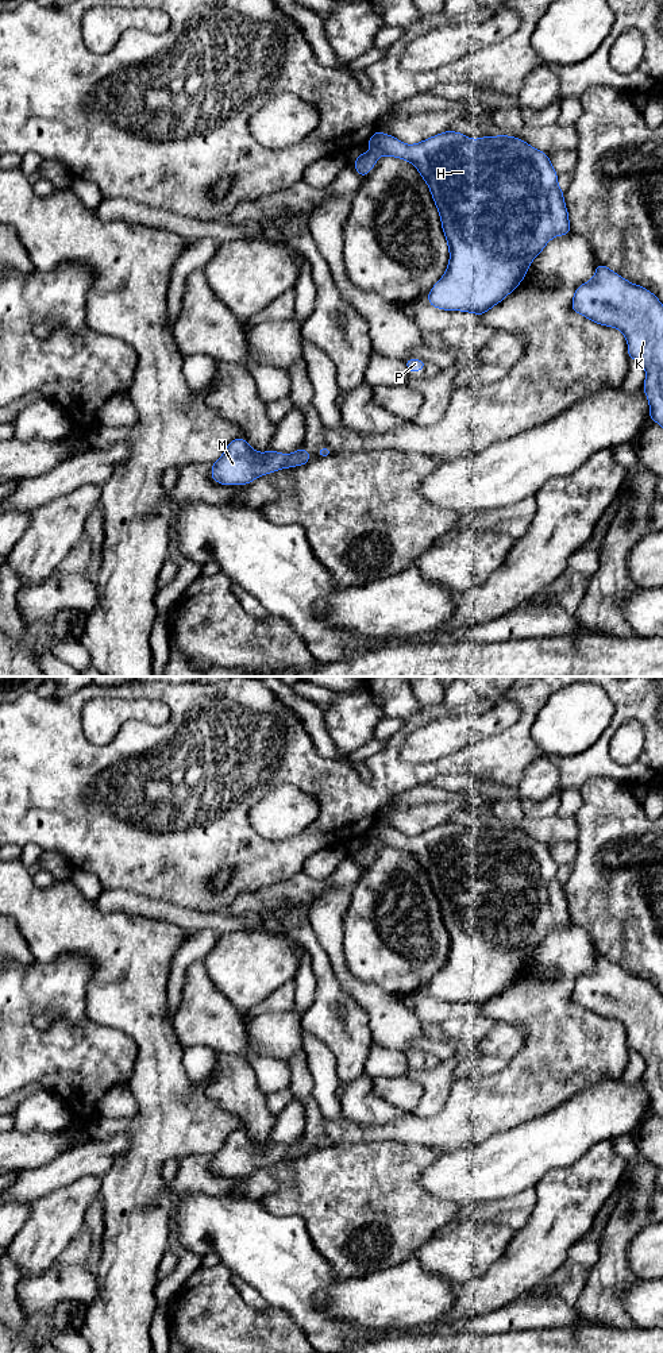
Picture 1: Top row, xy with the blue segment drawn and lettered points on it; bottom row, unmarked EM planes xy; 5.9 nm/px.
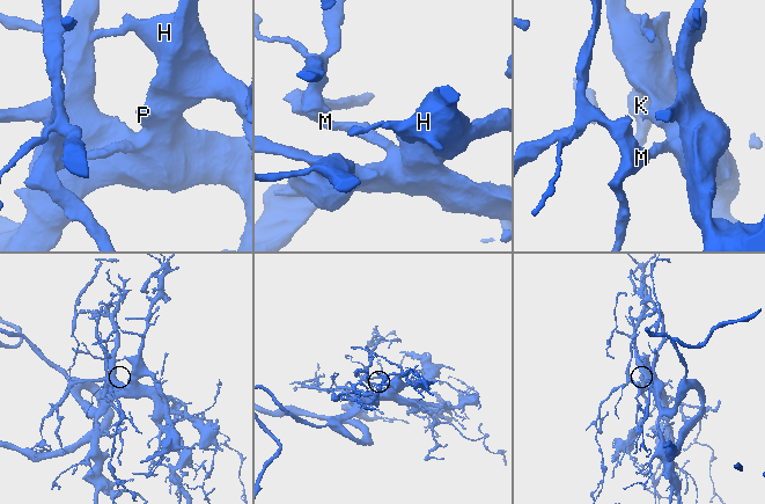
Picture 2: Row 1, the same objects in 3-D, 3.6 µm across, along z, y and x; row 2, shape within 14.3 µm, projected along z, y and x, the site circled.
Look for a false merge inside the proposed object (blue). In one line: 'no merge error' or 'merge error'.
no merge error

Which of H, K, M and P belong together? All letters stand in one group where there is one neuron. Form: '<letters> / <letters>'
H K M P

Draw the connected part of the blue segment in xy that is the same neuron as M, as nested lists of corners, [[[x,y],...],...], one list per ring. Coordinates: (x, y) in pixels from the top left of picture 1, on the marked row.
[[[239,437],[231,440],[224,454],[212,462],[211,477],[216,483],[243,486],[265,474],[307,465],[311,455],[304,447],[293,454],[281,454],[273,450],[257,452],[243,437]]]

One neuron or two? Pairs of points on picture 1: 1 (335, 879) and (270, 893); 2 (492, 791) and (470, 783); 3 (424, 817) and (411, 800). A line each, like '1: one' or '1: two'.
1: one
2: one
3: two

